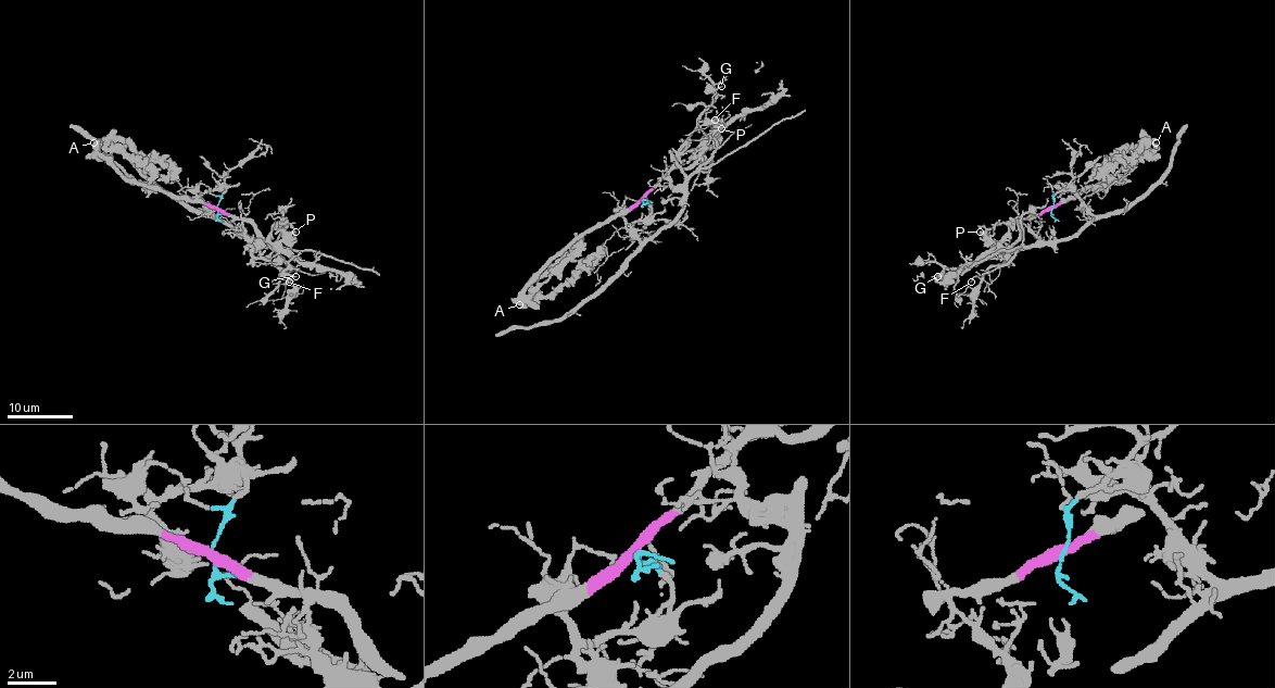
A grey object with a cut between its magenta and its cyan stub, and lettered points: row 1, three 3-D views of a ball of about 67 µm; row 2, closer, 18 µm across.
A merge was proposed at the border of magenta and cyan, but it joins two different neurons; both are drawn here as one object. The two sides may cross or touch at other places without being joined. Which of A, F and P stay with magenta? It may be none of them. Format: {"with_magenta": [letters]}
{"with_magenta": ["A", "P"]}

